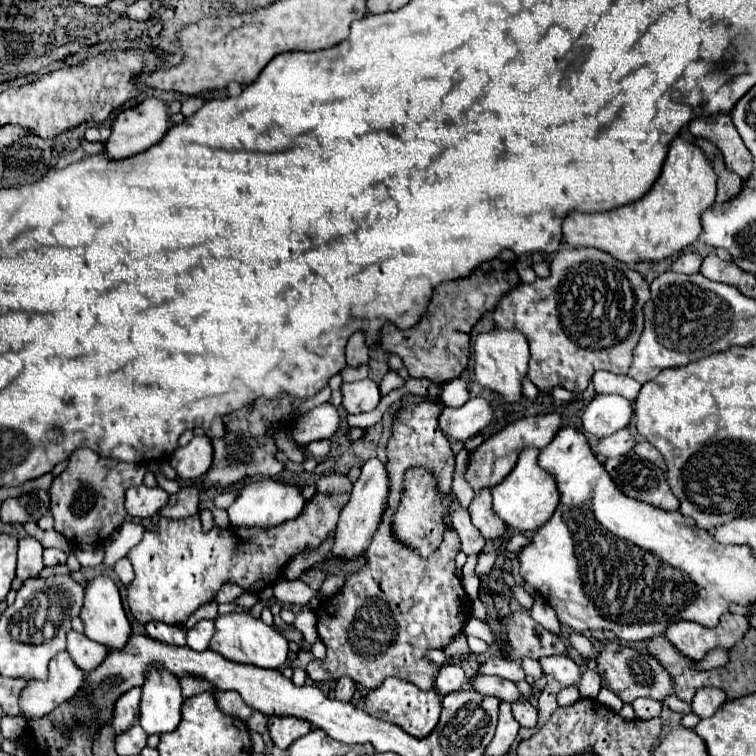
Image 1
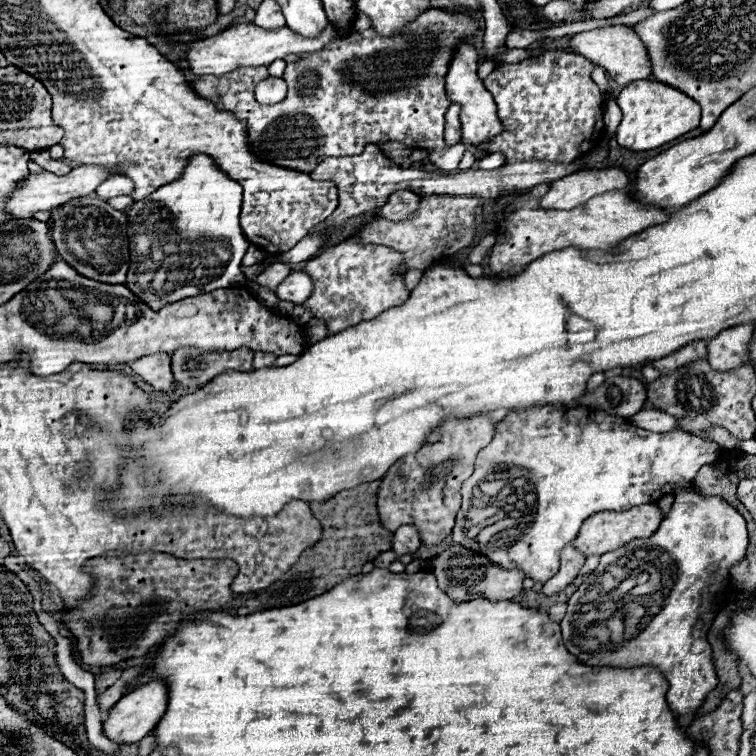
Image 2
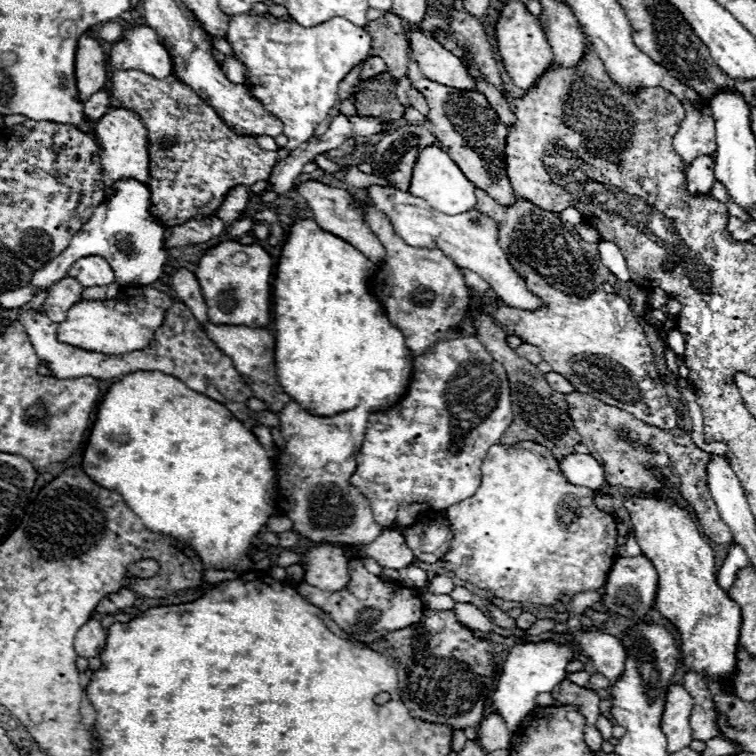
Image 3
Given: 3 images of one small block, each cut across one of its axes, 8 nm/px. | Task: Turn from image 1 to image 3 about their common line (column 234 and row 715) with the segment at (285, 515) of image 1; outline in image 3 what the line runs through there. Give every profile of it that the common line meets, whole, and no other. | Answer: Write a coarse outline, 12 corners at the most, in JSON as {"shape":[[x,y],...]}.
{"shape":[[544,642],[534,662],[516,646],[508,684],[492,694],[492,710],[510,734],[536,708],[538,694],[566,678],[568,646]]}

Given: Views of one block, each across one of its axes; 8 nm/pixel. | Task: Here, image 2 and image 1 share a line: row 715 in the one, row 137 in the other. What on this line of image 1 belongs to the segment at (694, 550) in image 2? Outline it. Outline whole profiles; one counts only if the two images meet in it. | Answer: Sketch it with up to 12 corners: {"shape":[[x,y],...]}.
{"shape":[[676,136],[654,186],[608,212],[572,212],[570,246],[620,262],[692,244],[716,200],[706,154]]}

